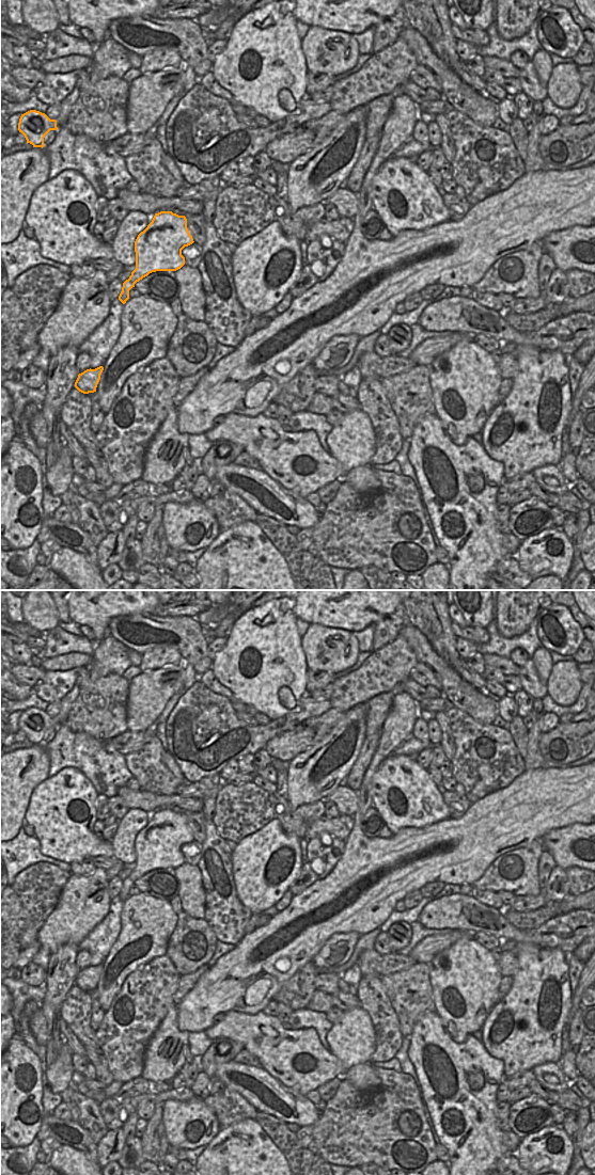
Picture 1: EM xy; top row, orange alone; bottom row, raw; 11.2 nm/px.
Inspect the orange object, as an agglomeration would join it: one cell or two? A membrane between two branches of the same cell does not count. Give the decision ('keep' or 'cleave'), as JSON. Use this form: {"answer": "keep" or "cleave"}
{"answer": "keep"}

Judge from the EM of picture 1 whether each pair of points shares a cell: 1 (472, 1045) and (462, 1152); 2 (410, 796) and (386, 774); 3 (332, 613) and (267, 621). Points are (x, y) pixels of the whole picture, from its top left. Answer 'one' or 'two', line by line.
1: one
2: one
3: two

